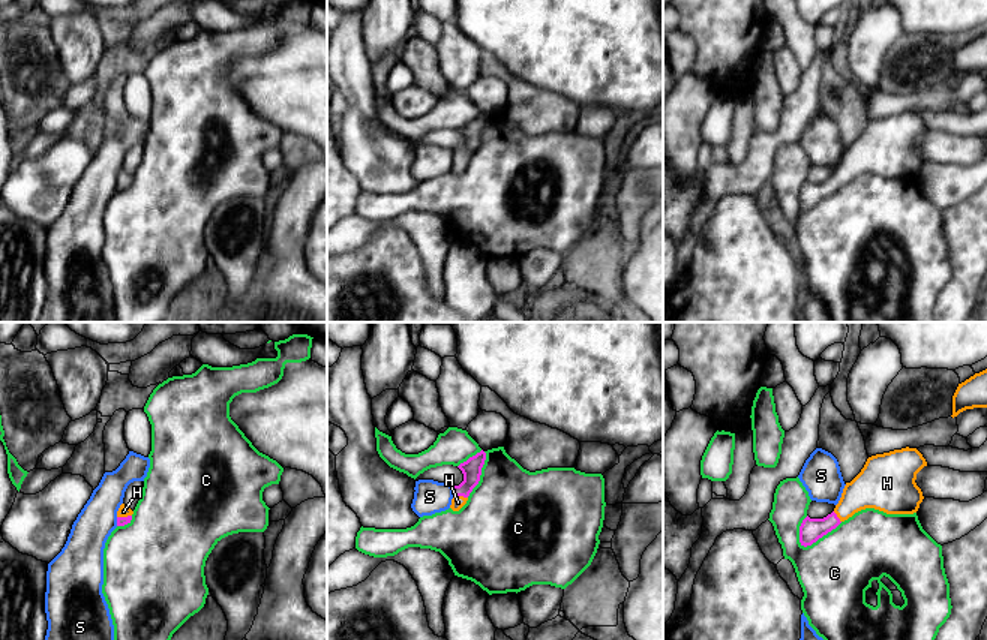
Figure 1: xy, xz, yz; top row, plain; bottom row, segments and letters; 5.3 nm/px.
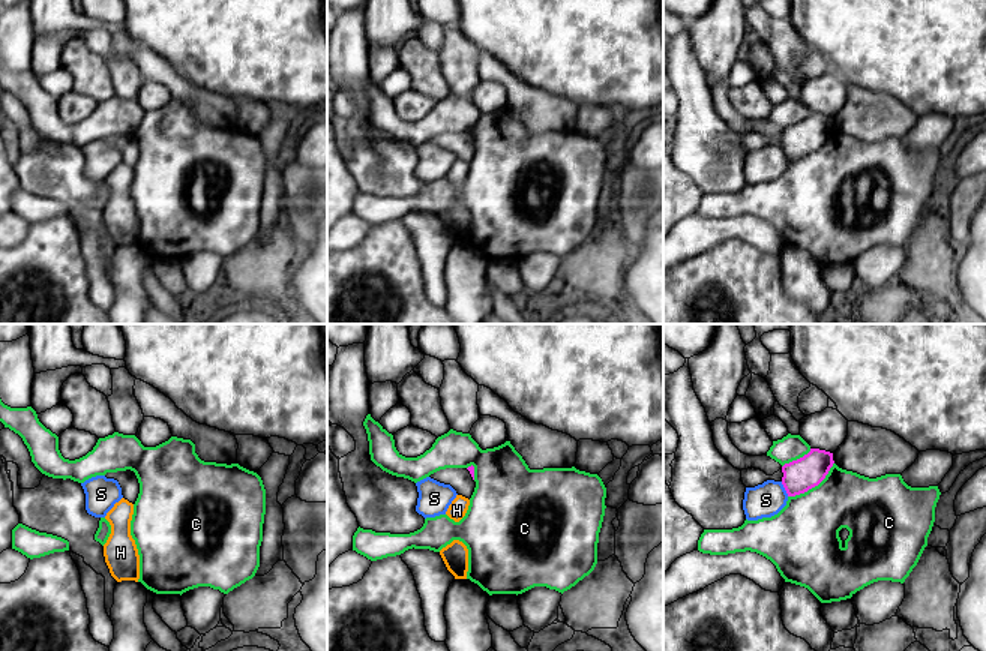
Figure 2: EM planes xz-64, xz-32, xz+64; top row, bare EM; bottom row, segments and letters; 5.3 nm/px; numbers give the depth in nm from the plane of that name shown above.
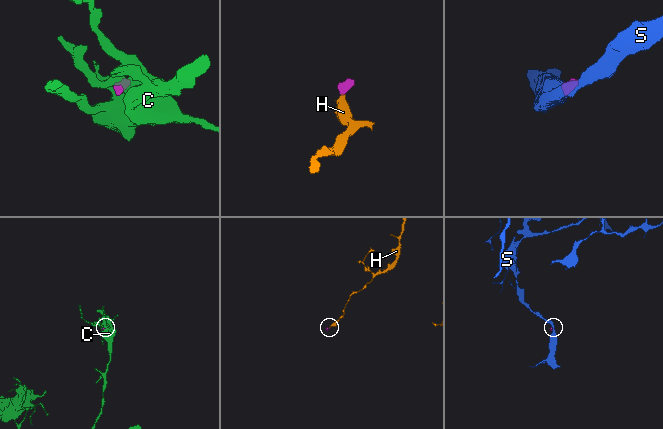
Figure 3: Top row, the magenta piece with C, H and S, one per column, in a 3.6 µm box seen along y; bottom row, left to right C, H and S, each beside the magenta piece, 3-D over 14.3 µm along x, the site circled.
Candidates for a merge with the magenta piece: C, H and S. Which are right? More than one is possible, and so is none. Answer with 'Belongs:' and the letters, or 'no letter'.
Belongs: H

